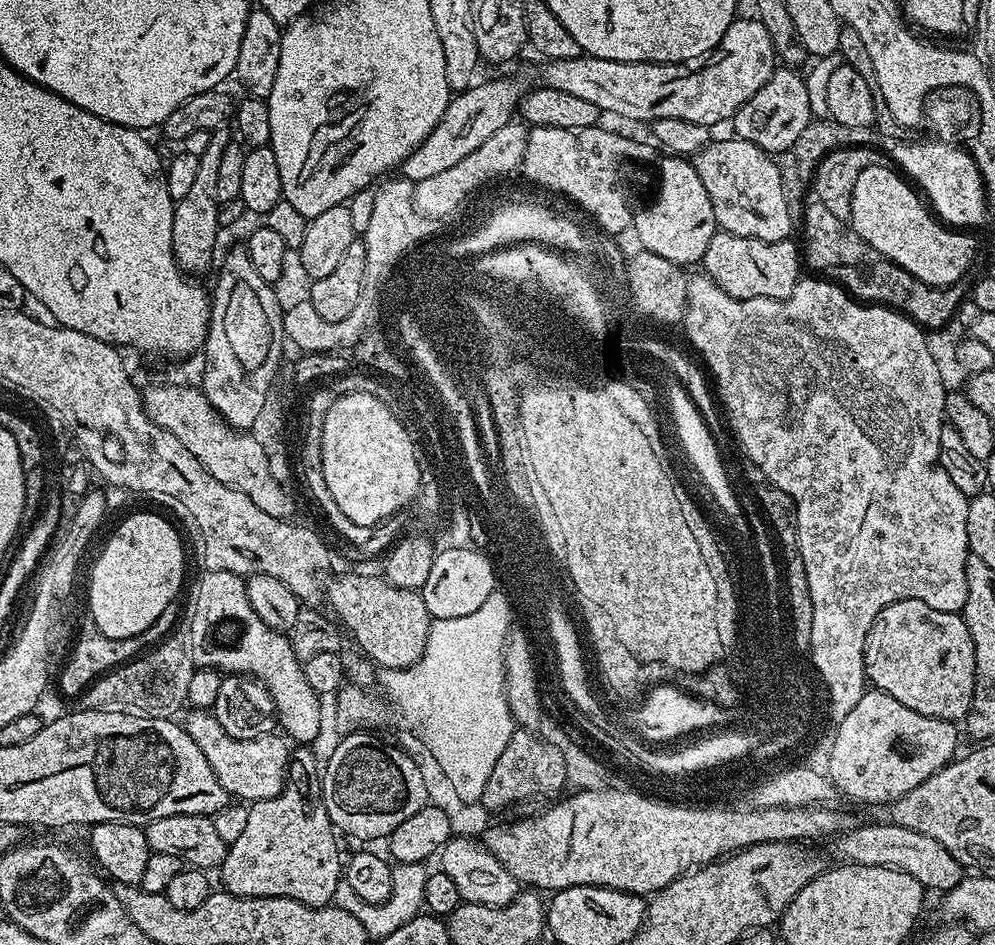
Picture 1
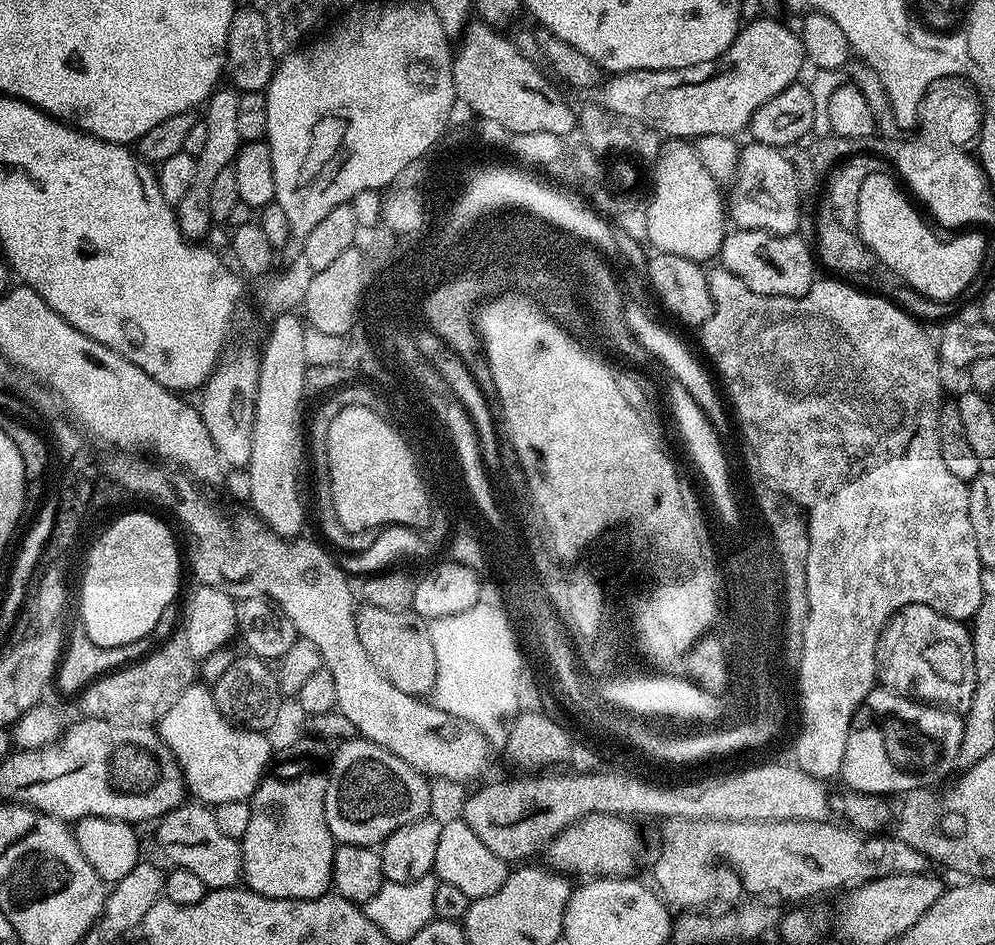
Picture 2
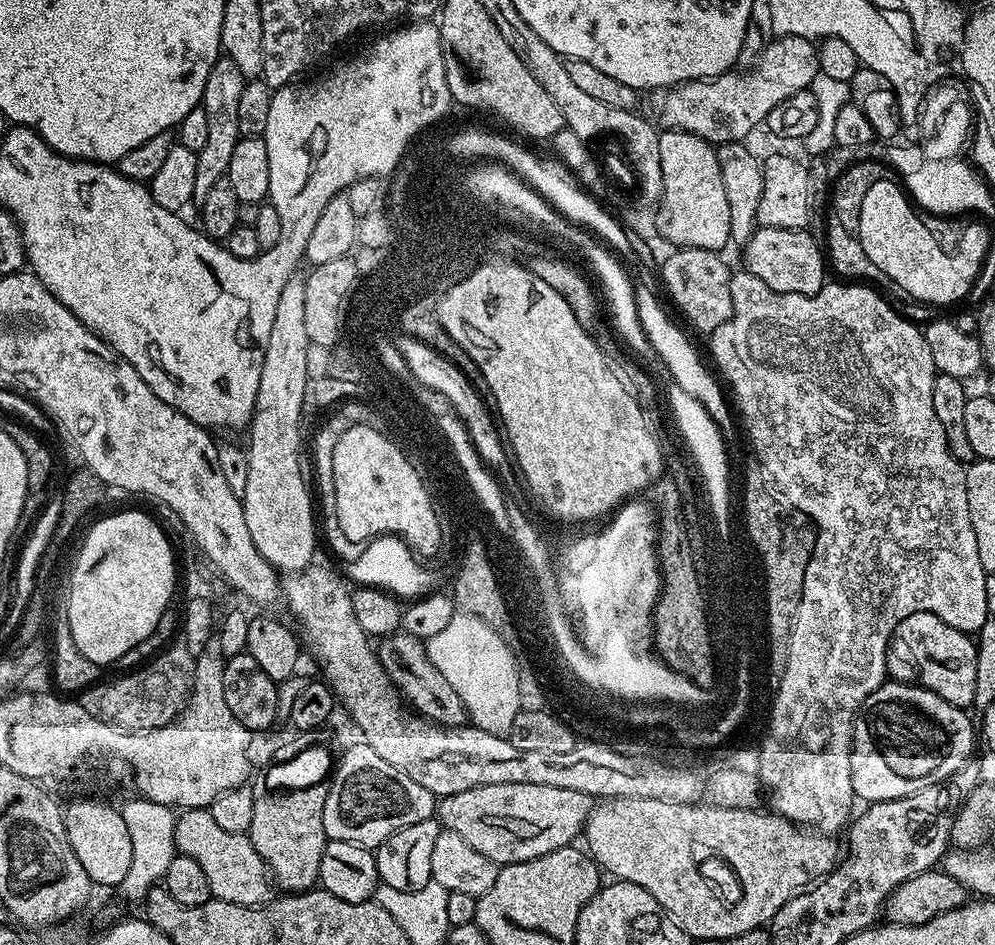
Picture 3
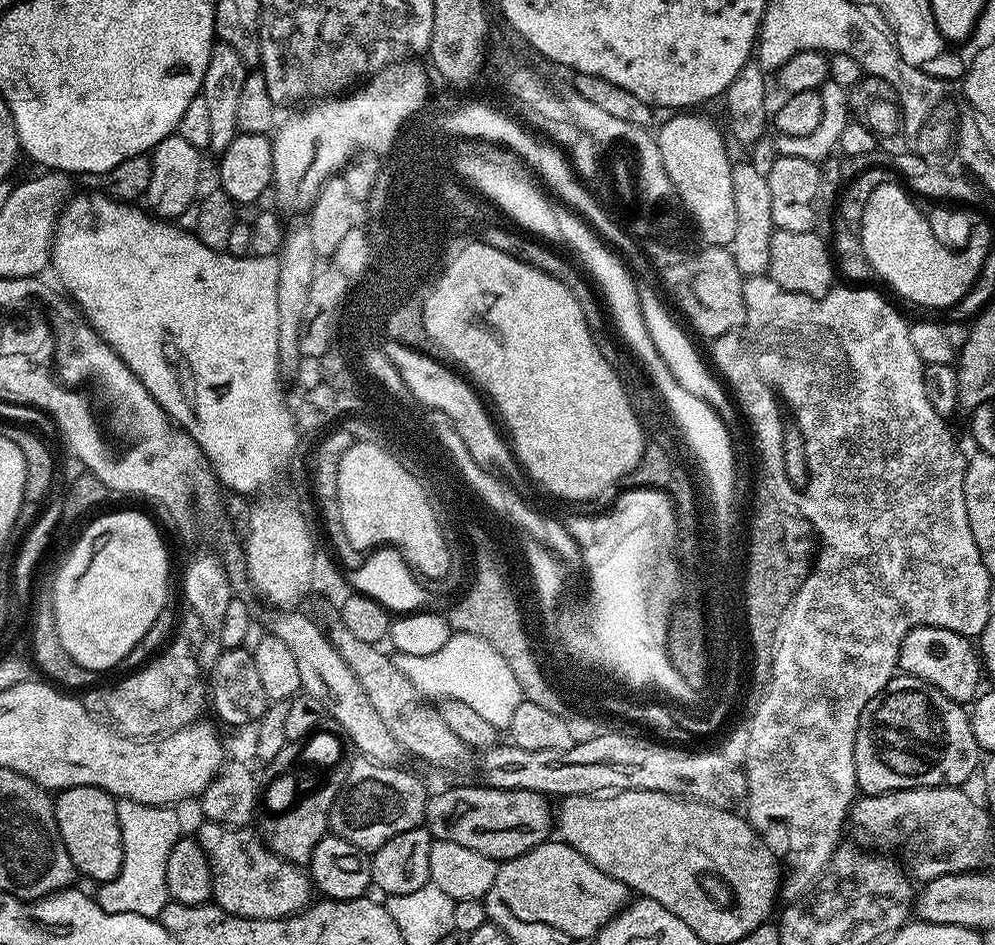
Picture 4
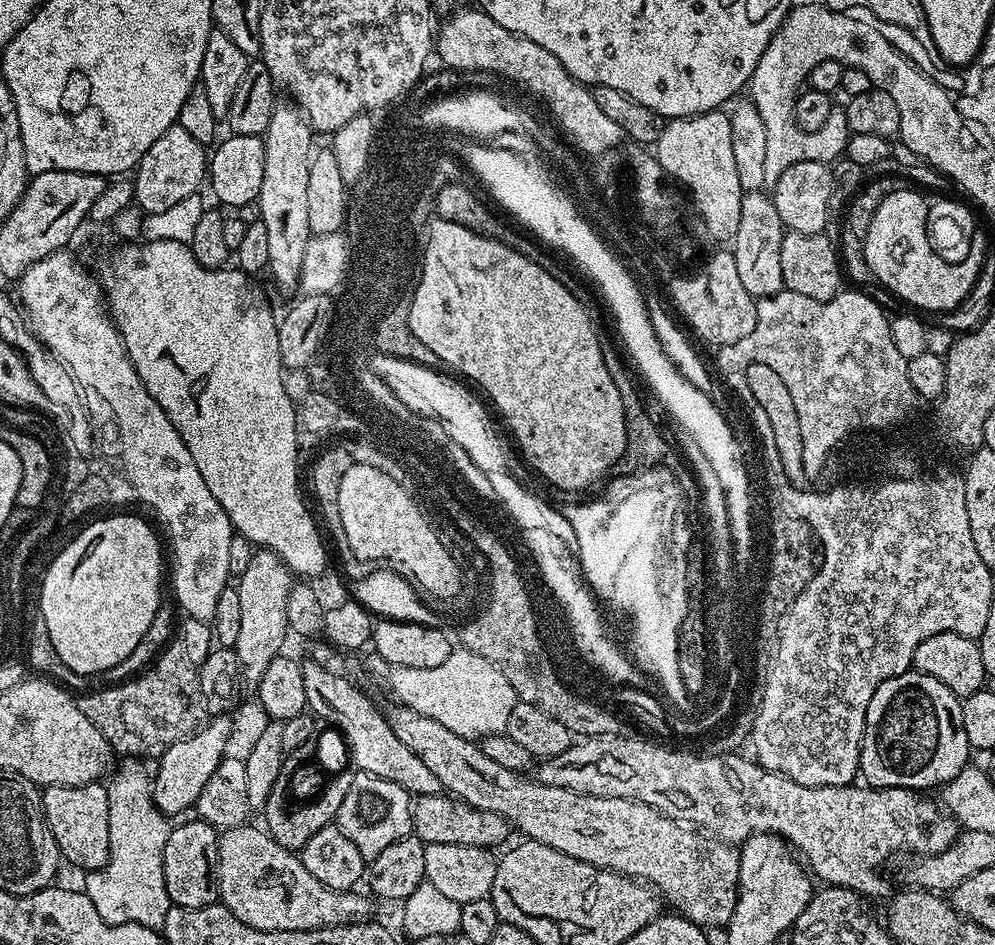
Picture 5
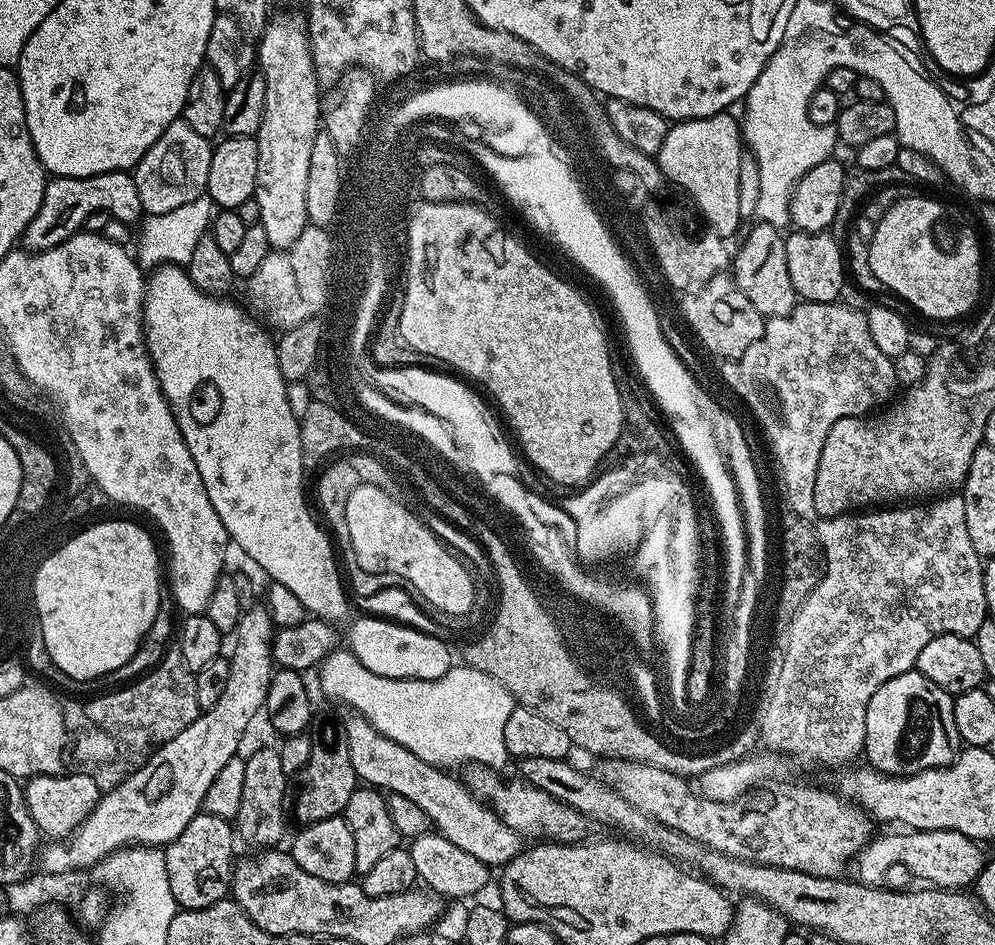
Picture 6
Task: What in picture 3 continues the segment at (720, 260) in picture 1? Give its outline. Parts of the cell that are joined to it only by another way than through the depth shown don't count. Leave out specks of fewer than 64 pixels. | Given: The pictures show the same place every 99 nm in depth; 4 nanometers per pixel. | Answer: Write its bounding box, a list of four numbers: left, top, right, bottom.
[743,227,826,296]

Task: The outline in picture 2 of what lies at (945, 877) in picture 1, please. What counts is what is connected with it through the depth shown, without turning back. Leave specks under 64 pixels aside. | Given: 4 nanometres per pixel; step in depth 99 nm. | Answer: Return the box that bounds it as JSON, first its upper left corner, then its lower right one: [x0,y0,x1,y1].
[652,819,929,910]

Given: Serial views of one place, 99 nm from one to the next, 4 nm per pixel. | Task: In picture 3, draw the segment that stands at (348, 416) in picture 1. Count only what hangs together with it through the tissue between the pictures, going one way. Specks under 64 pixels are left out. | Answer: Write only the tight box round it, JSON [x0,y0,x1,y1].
[332,430,442,558]

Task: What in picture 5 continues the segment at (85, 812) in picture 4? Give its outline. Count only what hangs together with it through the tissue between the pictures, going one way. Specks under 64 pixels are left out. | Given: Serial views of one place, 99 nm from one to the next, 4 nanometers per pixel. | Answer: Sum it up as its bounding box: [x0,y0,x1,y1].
[42,783,110,873]

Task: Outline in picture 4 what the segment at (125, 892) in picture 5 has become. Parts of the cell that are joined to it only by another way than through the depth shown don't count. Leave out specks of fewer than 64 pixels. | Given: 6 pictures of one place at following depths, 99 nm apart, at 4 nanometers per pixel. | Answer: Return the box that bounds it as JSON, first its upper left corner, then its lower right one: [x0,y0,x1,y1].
[94,800,182,918]

